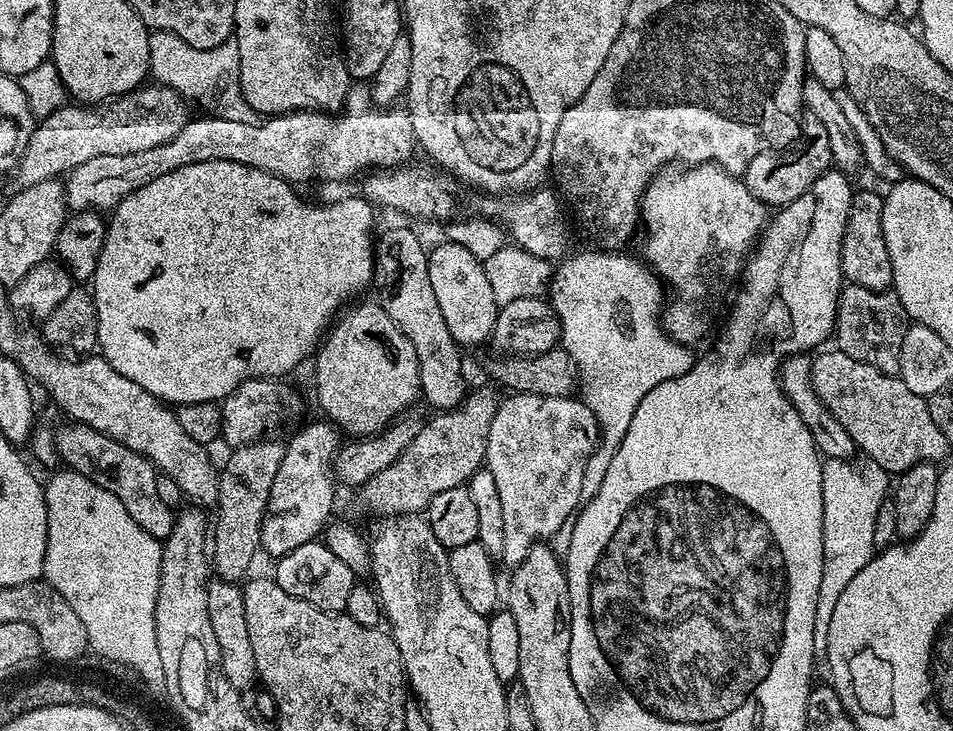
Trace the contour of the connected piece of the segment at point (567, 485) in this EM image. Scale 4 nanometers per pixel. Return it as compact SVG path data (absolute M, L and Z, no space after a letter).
M512 392L508 397L501 399L496 405L494 422L490 422L488 427L488 441L486 442L486 454L484 455L484 464L494 474L494 482L498 485L498 498L502 501L502 554L499 559L508 563L508 566L515 566L526 558L526 554L532 549L533 544L547 541L566 522L566 518L572 512L577 511L582 504L582 478L583 471L586 468L587 460L595 451L598 441L601 439L601 430L594 414L585 405L583 399L573 398L572 396L559 396L550 398L549 396L539 396L538 394L526 394L525 392Z

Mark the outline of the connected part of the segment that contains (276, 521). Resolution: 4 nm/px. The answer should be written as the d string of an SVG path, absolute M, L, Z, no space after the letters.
M323 423L298 429L284 444L284 457L278 466L278 474L274 474L274 486L270 486L270 502L266 502L260 531L260 547L272 558L285 556L290 550L298 550L298 546L313 543L333 515L332 503L336 500L337 488L334 461L342 436L331 423Z

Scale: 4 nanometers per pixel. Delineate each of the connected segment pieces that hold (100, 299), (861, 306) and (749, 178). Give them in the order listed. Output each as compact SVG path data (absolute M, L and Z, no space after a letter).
M198 162L194 166L182 166L182 170L170 170L170 174L154 178L154 182L134 190L121 200L111 209L102 254L90 281L98 318L96 343L99 355L108 360L118 374L130 378L130 382L138 382L142 390L172 406L190 402L223 402L242 382L257 378L284 378L308 355L309 359L317 351L337 313L345 307L346 302L356 298L351 296L358 295L367 284L369 287L373 283L374 208L360 194L336 200L333 204L307 204L296 192L299 191L287 180L254 166L242 166L238 162Z
M845 283L841 287L840 297L836 303L835 347L858 362L866 362L866 366L874 366L874 370L882 370L882 374L895 376L900 370L902 338L906 338L906 330L909 323L906 310L902 306L902 302L895 290L879 292L878 290L866 290L866 286Z
M805 111L802 117L802 145L801 152L792 150L783 152L763 152L758 158L750 161L743 174L744 185L758 202L768 205L769 209L779 210L785 208L790 202L802 198L822 174L833 167L832 155L830 154L830 134L826 134L826 126L814 114Z

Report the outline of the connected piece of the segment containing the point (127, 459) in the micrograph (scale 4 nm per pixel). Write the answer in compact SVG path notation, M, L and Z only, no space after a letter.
M75 422L65 423L65 428L56 428L56 450L61 461L65 460L67 467L73 472L90 478L98 486L110 490L126 506L130 518L146 530L154 539L163 542L168 537L174 523L174 512L158 498L158 475L154 465L142 454L122 446L114 438L102 434L85 424Z

